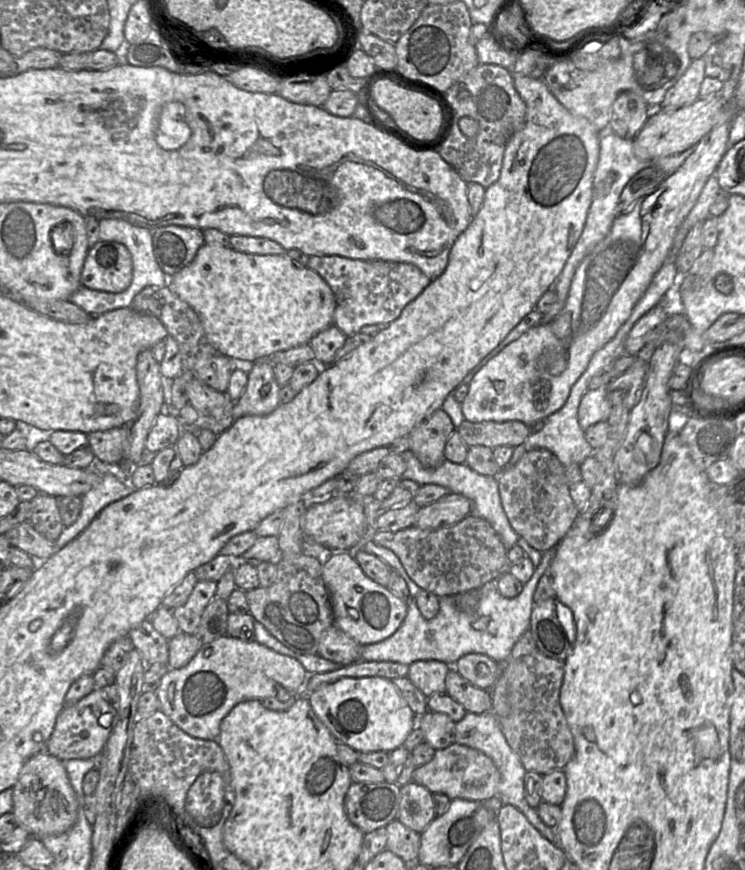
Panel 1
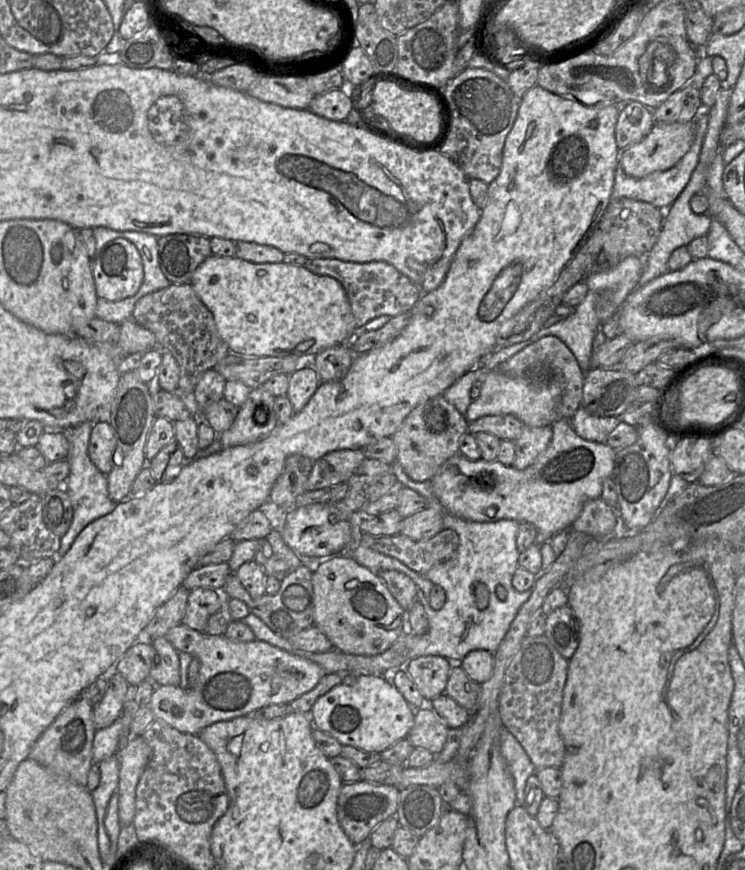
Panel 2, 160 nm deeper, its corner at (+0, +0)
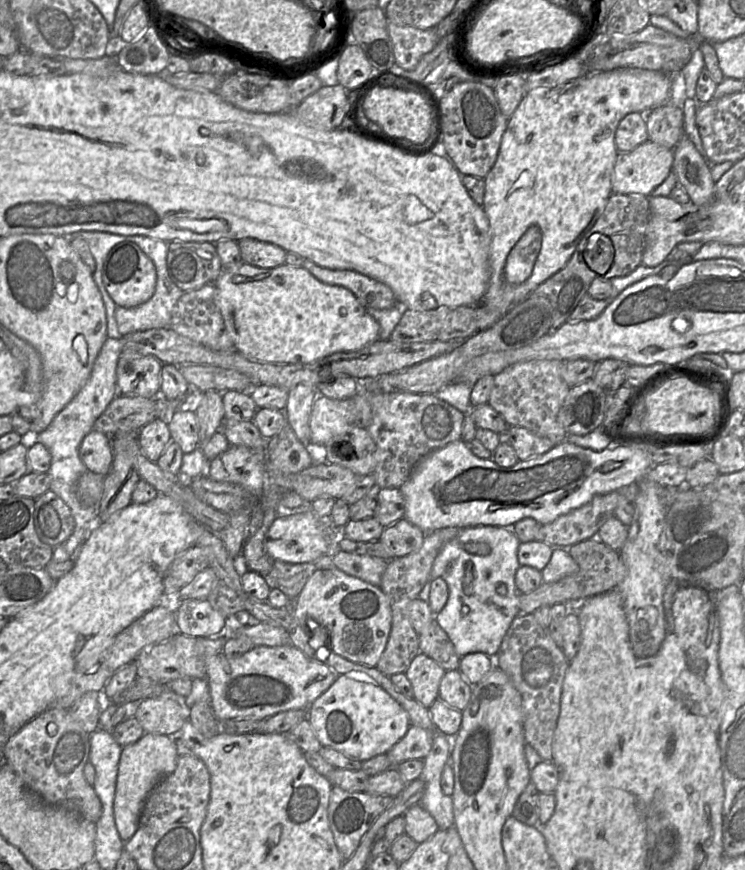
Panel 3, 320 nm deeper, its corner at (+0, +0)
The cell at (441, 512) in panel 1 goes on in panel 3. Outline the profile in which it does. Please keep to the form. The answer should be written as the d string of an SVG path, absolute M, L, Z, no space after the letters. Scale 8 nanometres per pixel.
M401 518L384 528L378 539L390 554L390 558L402 557L417 551L423 544L426 533Z

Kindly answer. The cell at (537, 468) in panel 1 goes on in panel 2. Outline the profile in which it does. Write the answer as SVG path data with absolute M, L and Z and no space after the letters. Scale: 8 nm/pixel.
M552 426L524 427L519 438L514 441L515 458L512 467L524 470L534 463L548 447L553 435Z

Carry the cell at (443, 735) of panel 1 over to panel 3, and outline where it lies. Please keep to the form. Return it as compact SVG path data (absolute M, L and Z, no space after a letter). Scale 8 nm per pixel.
M410 725L405 736L400 739L386 754L393 767L410 759L424 759L430 752L435 733L415 725Z

